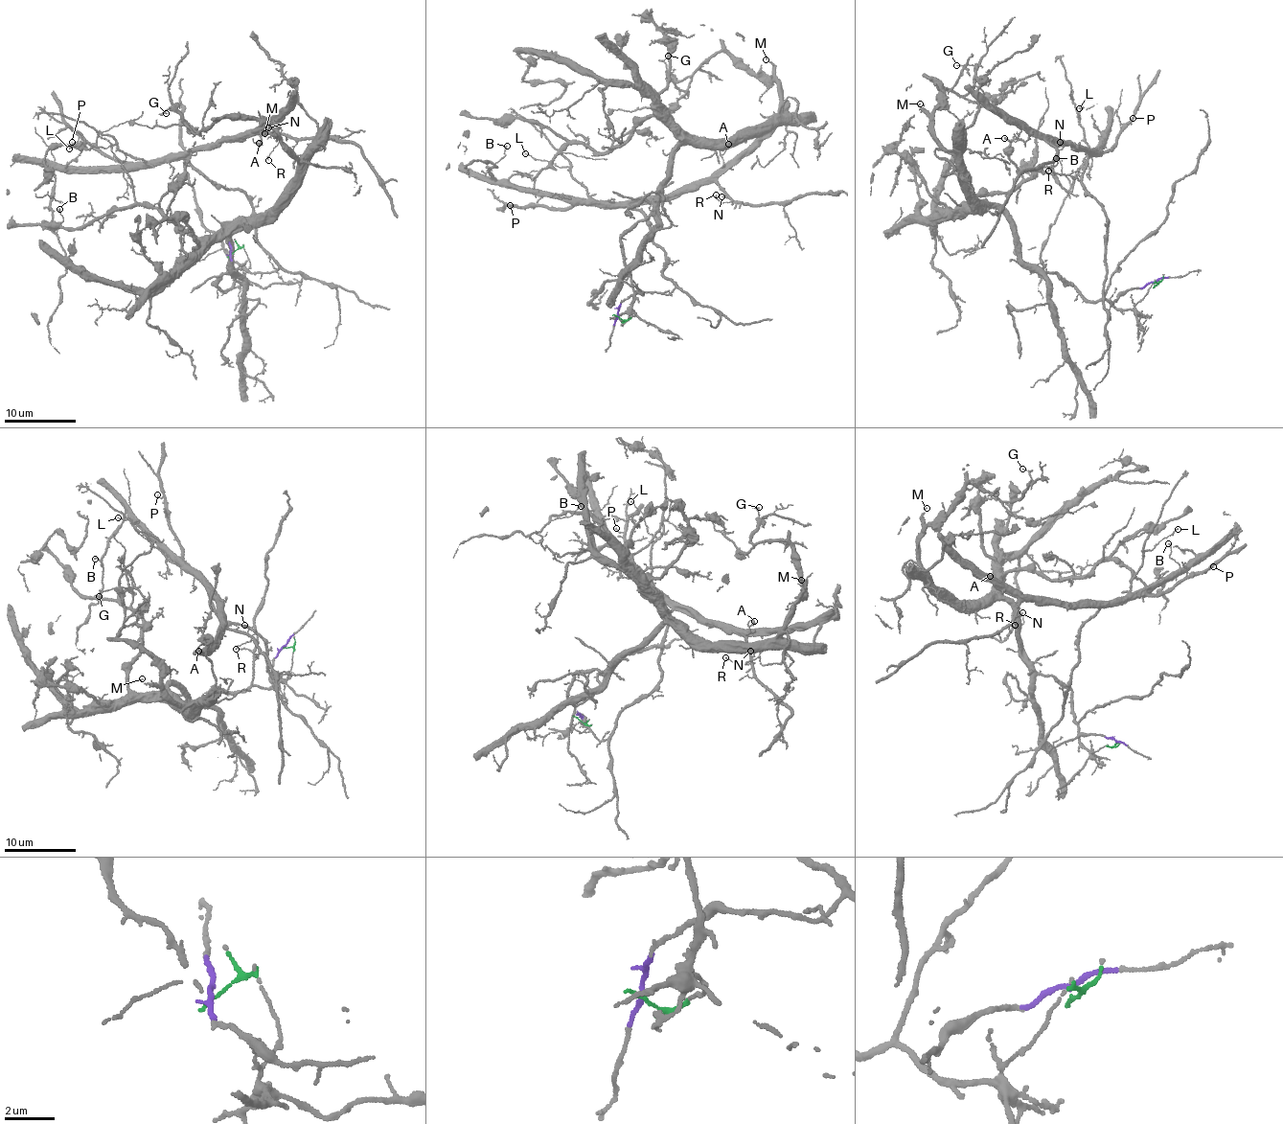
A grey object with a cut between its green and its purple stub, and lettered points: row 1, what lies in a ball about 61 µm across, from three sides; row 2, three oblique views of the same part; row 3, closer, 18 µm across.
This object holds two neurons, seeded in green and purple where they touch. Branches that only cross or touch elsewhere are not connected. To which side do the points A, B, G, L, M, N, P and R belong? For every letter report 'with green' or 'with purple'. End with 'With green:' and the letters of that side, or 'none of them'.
A: with purple
B: with purple
G: with green
L: with purple
M: with green
N: with purple
P: with purple
R: with purple
With green: G, M

